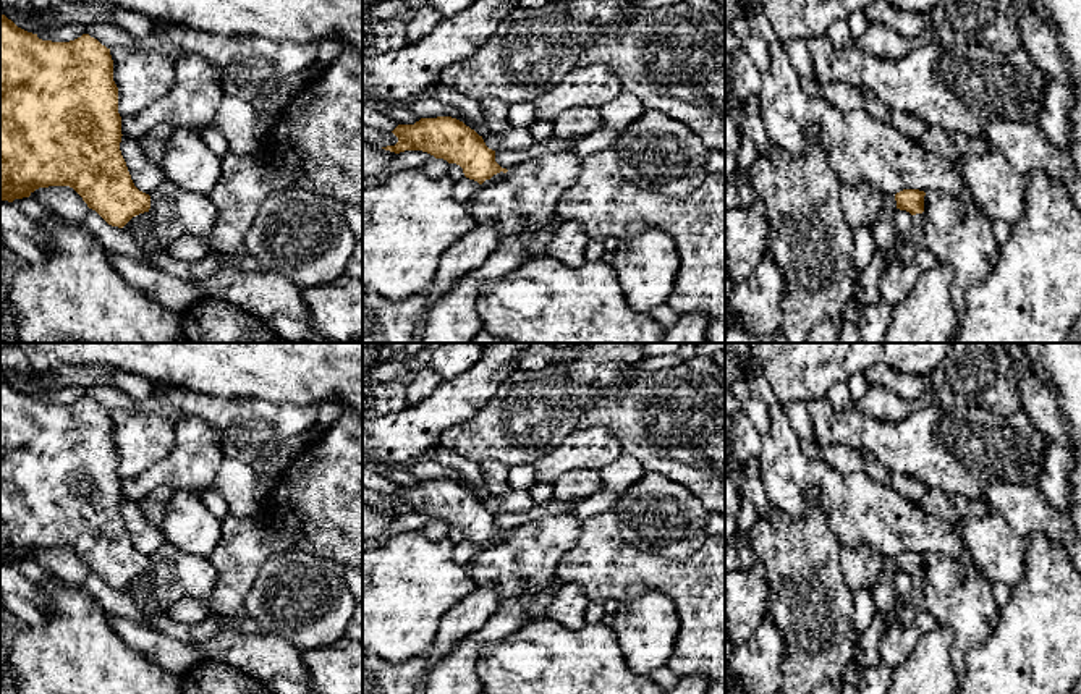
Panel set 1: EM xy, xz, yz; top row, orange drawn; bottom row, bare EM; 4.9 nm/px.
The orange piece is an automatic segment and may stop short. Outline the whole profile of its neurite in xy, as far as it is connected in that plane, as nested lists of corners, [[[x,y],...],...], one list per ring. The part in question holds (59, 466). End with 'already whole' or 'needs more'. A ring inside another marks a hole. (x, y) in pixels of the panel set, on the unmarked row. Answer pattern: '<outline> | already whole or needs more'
[[[0,375],[0,561],[13,565],[15,561],[29,560],[39,550],[70,548],[83,560],[87,569],[95,573],[108,587],[123,590],[133,579],[149,574],[150,558],[139,553],[131,542],[120,513],[121,498],[118,450],[113,443],[110,411],[89,396],[83,396],[70,404],[42,403],[37,396],[18,390],[11,382]]] | already whole

